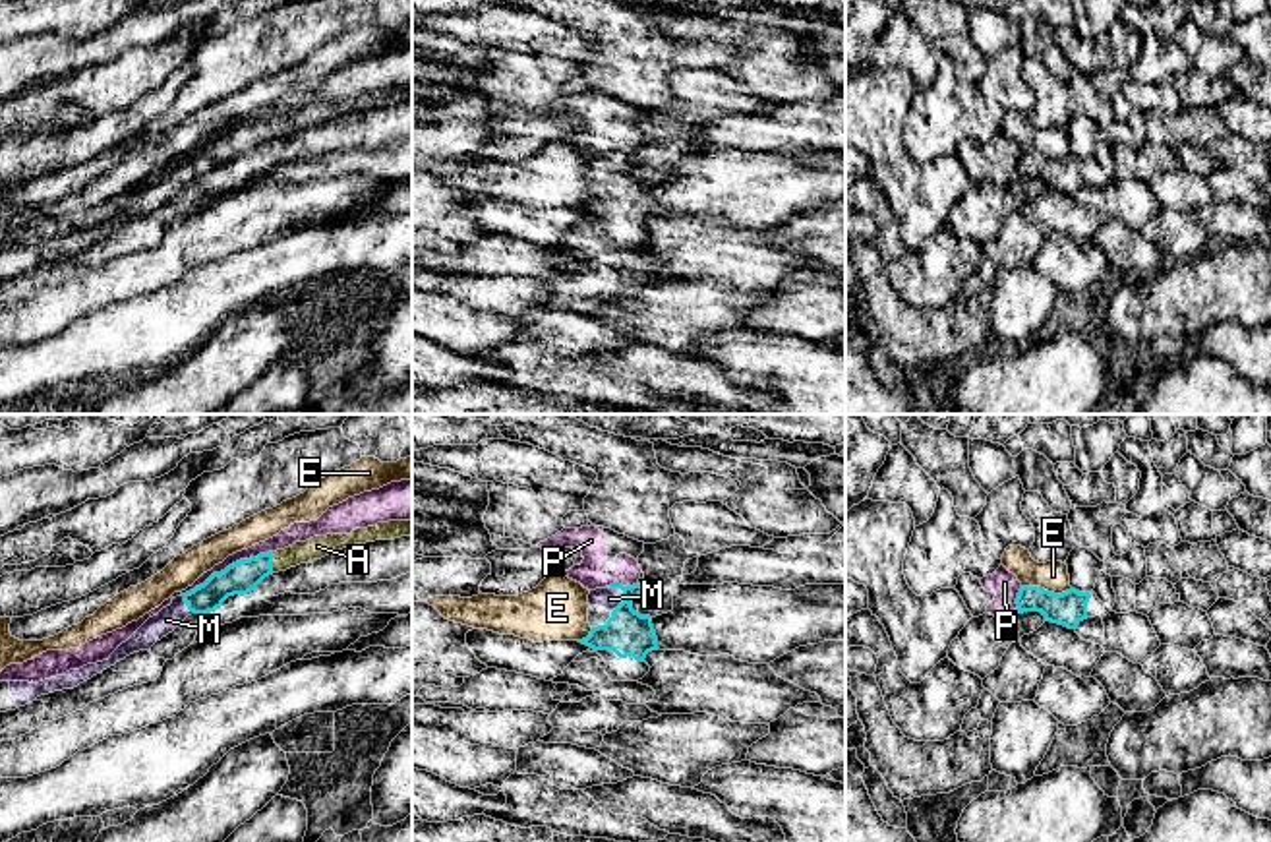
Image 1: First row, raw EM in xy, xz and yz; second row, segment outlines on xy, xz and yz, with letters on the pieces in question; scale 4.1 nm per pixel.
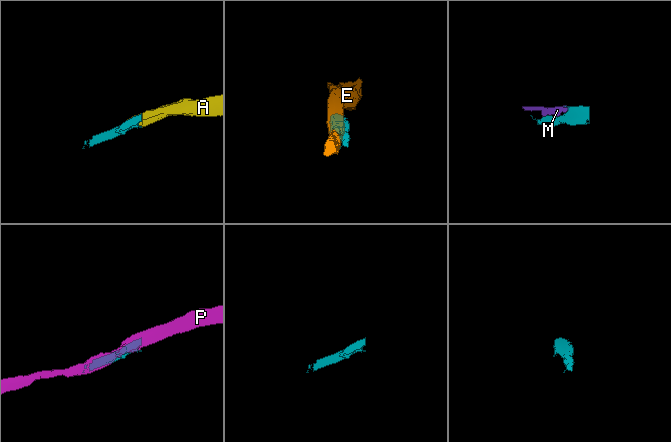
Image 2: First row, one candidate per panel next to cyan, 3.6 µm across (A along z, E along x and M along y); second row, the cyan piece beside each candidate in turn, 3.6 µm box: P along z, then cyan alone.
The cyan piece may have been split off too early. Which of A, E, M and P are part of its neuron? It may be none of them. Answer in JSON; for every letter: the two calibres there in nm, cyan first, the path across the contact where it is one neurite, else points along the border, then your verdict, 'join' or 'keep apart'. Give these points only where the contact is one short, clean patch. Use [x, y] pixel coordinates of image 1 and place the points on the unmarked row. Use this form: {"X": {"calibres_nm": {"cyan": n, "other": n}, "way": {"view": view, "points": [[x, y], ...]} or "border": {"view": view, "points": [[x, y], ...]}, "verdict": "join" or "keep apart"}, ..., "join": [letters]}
{"A": {"calibres_nm": {"cyan": 140, "other": 90}, "verdict": "join"}, "E": {"calibres_nm": {"cyan": 140, "other": 130}, "verdict": "keep apart"}, "M": {"calibres_nm": {"cyan": 190, "other": 90}, "way": {"view": "xz", "points": [[627, 200], [623, 167], [610, 165]]}, "verdict": "join"}, "P": {"calibres_nm": {"cyan": 140, "other": 70}, "verdict": "keep apart"}, "join": ["A", "M"]}

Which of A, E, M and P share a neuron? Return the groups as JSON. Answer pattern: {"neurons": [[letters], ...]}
{"neurons": [["A", "M"], ["E"], ["P"]]}

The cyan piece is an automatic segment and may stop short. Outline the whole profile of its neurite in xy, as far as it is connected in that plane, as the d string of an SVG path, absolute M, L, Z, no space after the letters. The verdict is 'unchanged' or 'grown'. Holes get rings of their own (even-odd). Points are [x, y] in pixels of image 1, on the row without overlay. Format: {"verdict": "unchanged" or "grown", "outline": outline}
{"verdict": "grown", "outline": "M412 87L377 89L375 93L356 95L350 101L313 103L284 116L240 126L228 132L224 137L213 139L203 151L195 153L184 163L172 165L170 172L149 184L126 209L122 209L110 221L108 226L87 230L79 236L70 236L62 242L39 250L0 248L0 279L25 273L41 261L74 256L103 236L124 226L126 223L139 217L151 217L157 207L172 199L188 182L215 178L228 163L244 163L255 157L257 151L273 139L321 126L354 110L395 106L400 103L412 103Z"}

